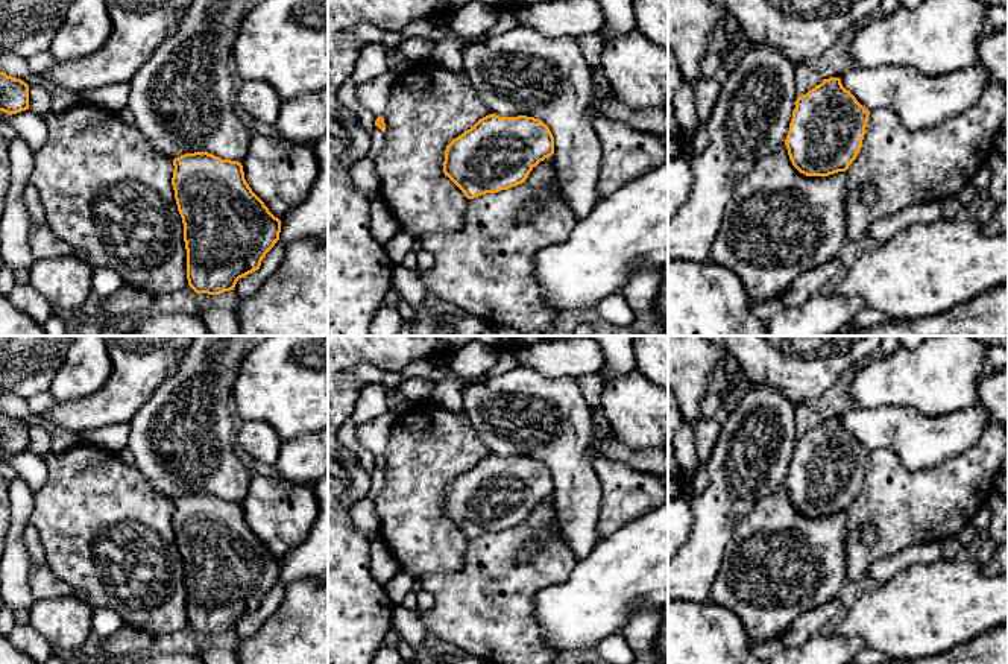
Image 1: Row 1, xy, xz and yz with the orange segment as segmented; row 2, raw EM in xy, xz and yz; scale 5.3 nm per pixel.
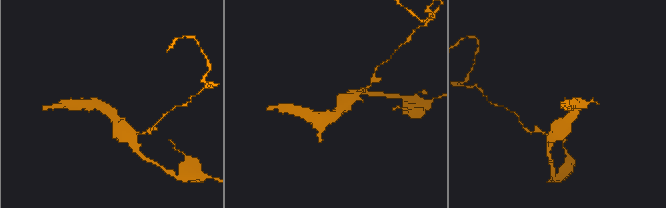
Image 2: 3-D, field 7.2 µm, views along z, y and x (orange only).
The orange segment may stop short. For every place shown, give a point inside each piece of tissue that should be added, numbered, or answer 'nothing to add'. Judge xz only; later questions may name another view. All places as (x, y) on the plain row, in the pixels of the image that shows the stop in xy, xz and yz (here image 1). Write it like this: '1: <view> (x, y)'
nothing to add

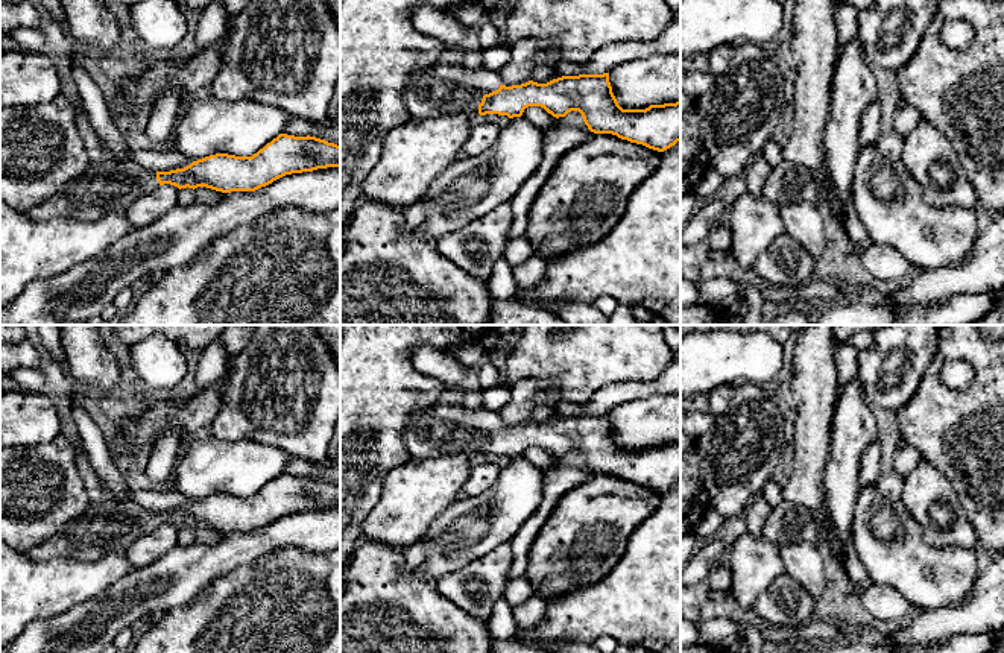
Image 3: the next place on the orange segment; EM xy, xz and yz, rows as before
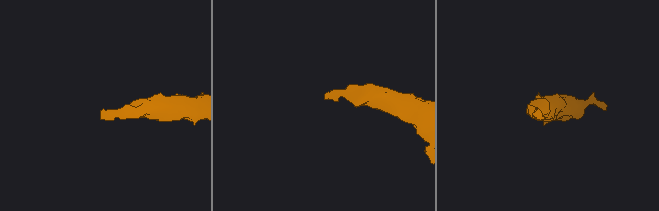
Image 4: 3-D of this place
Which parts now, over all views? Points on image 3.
1: xz (441, 429)

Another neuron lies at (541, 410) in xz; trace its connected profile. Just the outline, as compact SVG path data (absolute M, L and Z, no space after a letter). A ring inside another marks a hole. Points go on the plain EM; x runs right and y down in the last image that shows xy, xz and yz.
M538 402L530 415L530 421L541 422L547 418L551 418L554 415L554 409L545 402Z

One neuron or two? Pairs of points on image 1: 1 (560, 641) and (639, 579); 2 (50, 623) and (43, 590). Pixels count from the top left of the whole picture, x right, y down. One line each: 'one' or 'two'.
1: one
2: two

